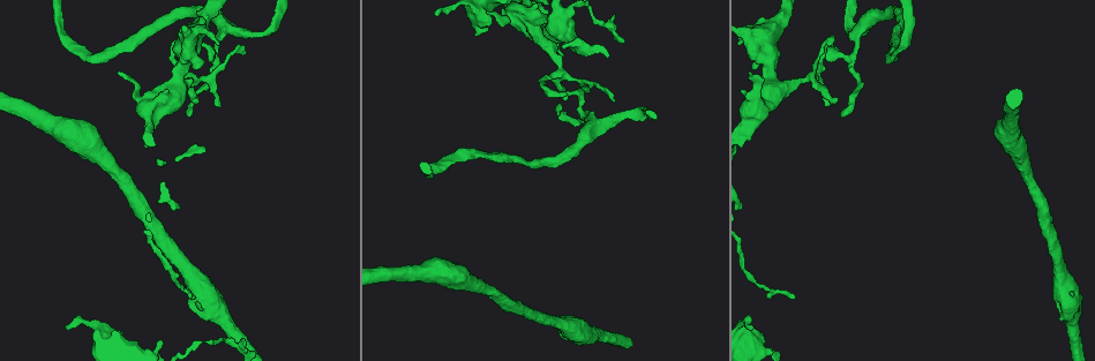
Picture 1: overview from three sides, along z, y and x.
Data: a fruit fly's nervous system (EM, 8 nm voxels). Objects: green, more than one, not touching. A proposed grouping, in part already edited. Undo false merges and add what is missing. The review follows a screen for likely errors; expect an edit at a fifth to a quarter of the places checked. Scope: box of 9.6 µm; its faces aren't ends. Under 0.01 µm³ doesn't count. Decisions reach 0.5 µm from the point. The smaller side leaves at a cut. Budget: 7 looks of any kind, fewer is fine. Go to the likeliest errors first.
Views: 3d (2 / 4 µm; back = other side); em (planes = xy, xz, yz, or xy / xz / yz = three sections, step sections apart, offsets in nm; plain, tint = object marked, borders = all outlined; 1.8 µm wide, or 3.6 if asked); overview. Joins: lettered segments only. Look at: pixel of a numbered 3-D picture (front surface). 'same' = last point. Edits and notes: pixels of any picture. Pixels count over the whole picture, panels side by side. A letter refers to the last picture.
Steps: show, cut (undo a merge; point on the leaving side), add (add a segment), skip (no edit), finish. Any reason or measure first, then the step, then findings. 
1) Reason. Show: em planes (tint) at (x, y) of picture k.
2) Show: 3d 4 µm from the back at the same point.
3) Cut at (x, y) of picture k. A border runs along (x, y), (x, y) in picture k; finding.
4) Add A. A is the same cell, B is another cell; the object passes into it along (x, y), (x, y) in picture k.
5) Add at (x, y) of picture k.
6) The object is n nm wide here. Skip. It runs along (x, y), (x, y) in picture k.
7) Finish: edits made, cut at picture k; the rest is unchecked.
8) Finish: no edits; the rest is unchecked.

Show: em 3.6 µm yz step 8 (tint) at (212, 55) of picture 1.

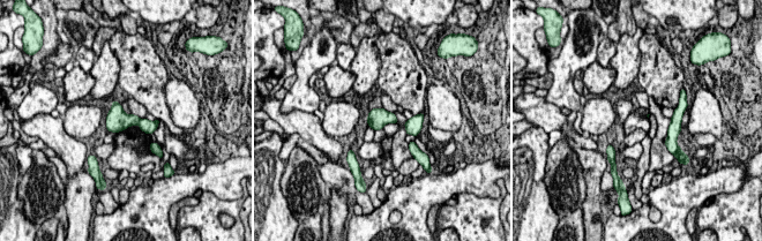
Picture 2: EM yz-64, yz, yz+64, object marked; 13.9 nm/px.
Show: em 3.6 µm xz step 16 (borders) at the same point.

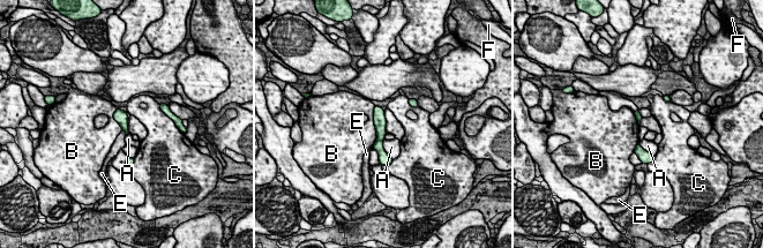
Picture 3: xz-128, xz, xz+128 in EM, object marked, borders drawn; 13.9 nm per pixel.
Cut at (383, 157) of picture 3. A, B, C, E and F are other cells; a border runs along (378, 138), (381, 141) in picture 3; two neurons meet here.

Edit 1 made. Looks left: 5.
See it whole again. Show: overview.

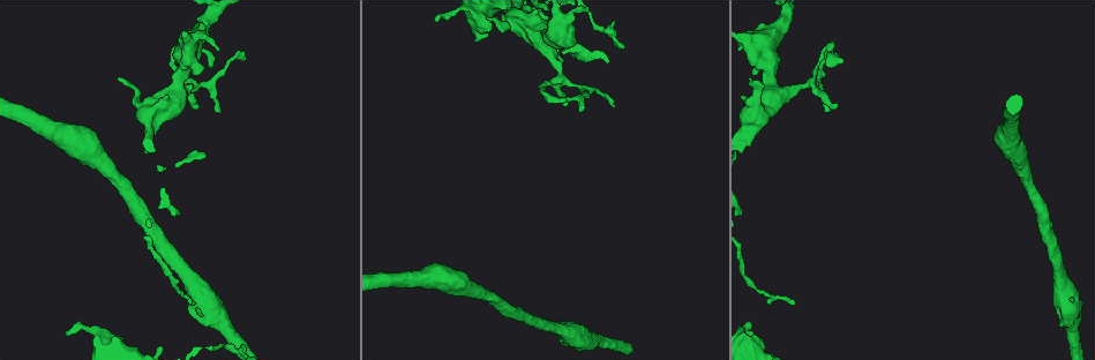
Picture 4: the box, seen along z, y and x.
A fork. Show: 3d 4 µm from the back at (589, 340) of picture 4.

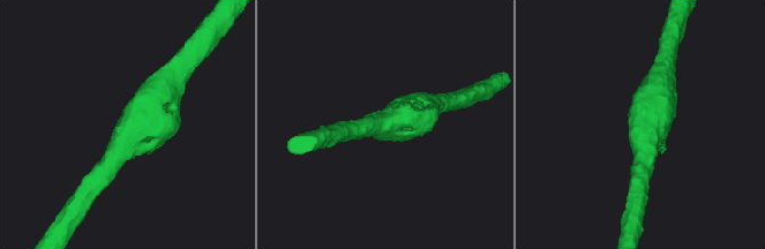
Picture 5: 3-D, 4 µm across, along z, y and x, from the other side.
Show: em xy step 16 (tint) at (642, 138) of picture 5.

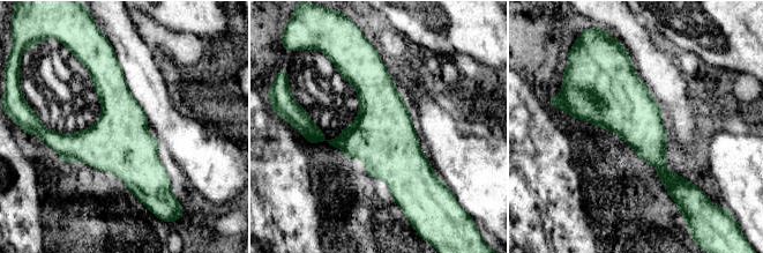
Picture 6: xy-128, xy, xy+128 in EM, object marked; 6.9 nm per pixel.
Show: em xy step 16 (borders) at the same point.

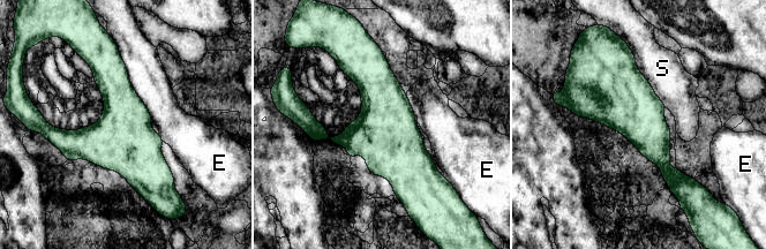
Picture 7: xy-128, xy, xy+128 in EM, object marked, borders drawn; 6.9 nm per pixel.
Add E. E is the same cell, S is another cell; it goes on there.

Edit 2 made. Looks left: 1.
Arms part here. Show: em planes (borders) at (139, 209) of picture 4.

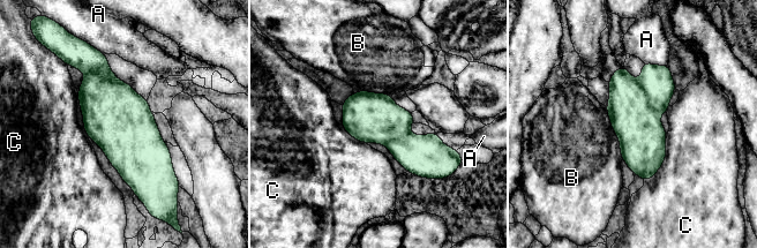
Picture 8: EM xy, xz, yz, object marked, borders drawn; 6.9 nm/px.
Skip. A, B and C are other cells; a border runs along (606, 107), (622, 158) in picture 8; continuous, no second neuron.

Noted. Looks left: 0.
Finish: edits made, cut at picture 3, add at picture 7; the rest is unchecked.

